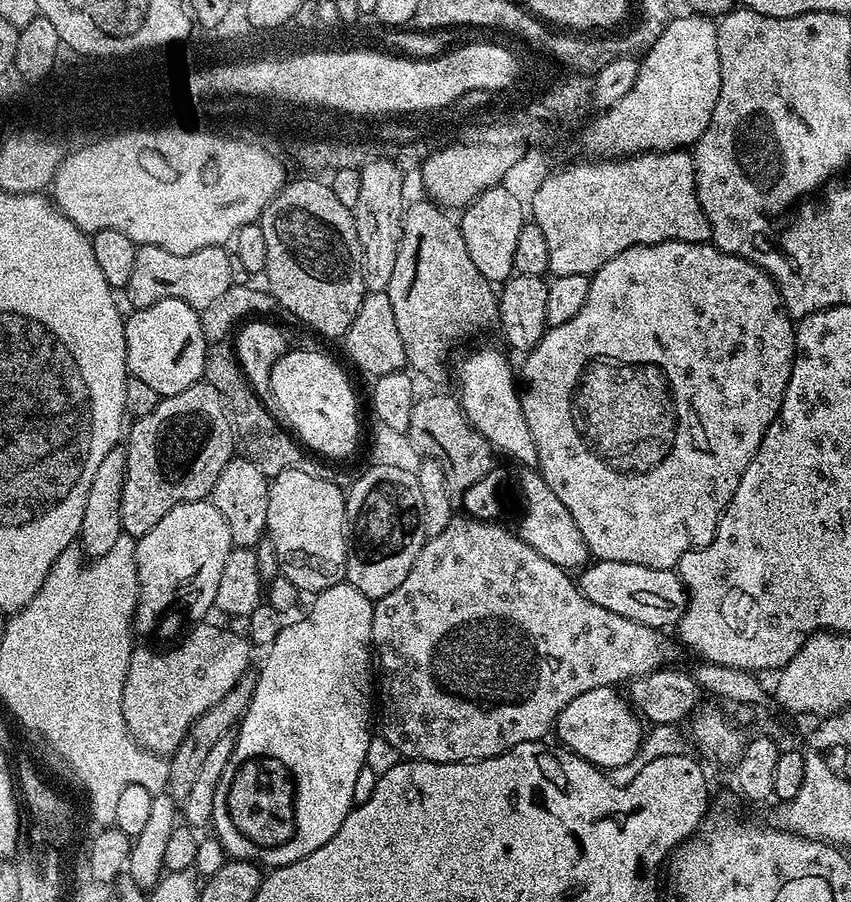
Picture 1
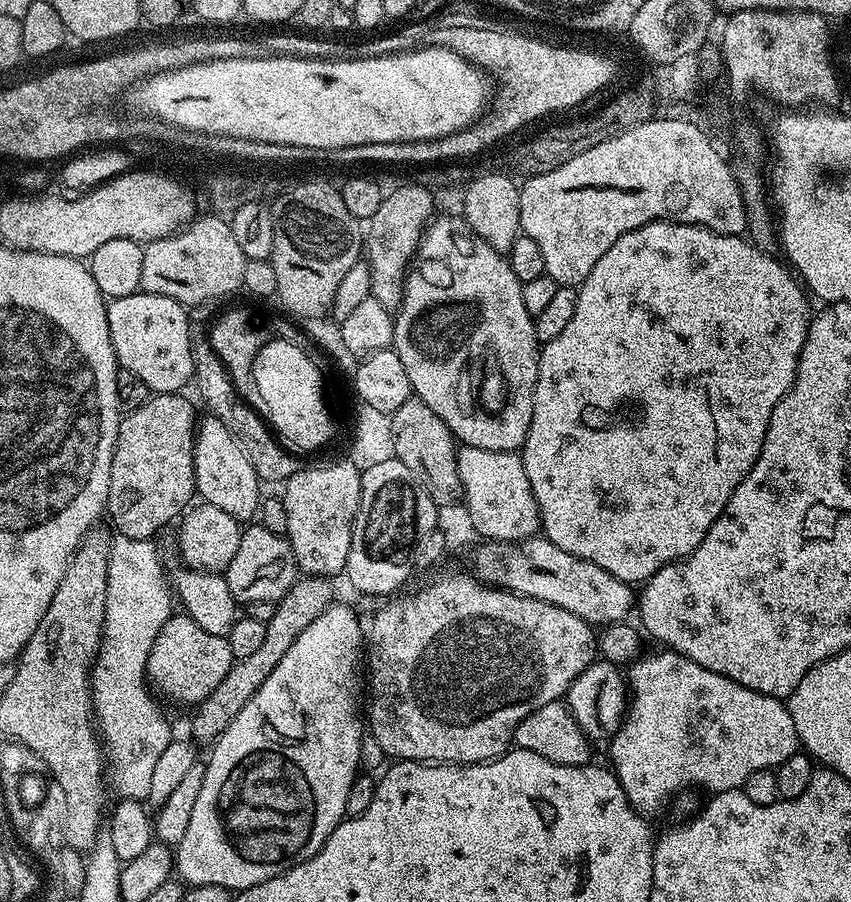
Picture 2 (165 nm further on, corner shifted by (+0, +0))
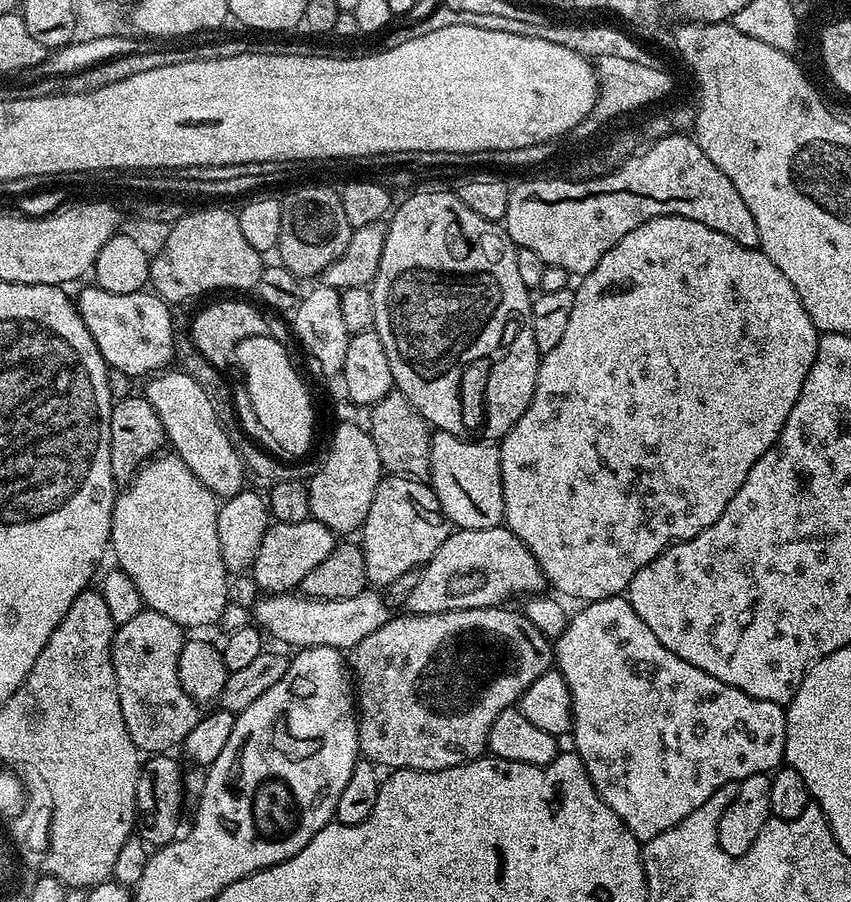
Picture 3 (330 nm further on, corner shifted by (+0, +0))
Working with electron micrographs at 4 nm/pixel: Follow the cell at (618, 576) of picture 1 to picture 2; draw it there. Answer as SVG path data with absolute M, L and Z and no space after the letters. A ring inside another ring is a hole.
M543 535L516 540L512 544L484 542L481 545L472 556L471 568L481 584L562 606L593 626L615 624L623 621L631 608L633 611L633 585L614 578L600 566L594 566L594 562L586 562L574 554L566 554L566 550L558 550L558 546L544 539Z

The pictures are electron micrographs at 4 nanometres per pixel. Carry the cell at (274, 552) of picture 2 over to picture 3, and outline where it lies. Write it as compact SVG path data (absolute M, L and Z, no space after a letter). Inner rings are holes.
M311 518L293 524L269 523L266 534L262 538L262 546L258 546L258 554L250 569L250 577L264 594L288 594L299 589L302 578L319 566L334 550L338 543L337 533L330 531L322 522Z

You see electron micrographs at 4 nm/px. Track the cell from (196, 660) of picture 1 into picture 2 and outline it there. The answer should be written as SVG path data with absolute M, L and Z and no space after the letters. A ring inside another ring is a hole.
M173 614L166 626L158 630L158 638L154 638L148 659L147 679L157 693L160 691L180 704L196 706L211 694L222 678L226 678L233 663L228 637L209 634L186 614Z

